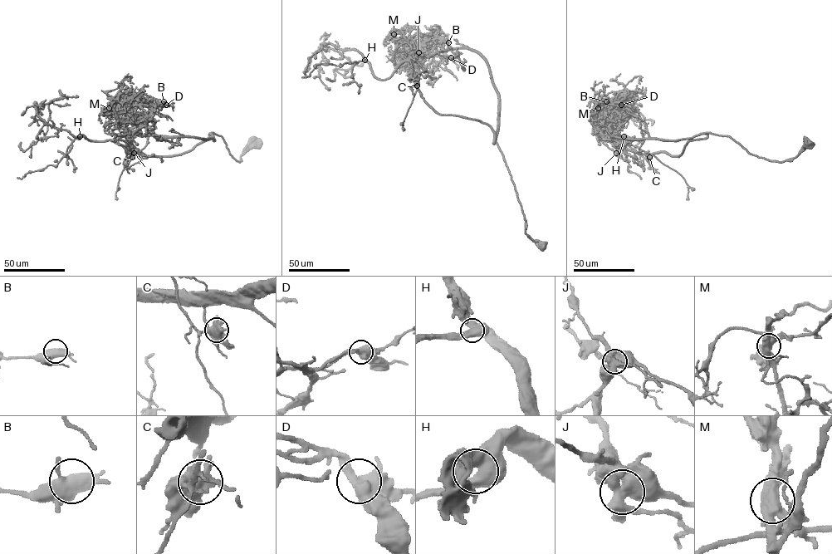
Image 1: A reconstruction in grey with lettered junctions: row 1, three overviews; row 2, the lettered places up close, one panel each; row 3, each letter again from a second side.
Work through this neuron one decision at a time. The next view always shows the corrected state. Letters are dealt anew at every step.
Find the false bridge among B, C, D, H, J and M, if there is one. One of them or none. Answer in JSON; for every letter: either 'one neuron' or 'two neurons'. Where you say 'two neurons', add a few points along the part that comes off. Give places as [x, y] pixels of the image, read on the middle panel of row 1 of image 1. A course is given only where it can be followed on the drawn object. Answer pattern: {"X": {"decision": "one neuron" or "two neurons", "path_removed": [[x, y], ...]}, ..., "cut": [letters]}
{"B": {"decision": "one neuron"}, "C": {"decision": "one neuron"}, "D": {"decision": "one neuron"}, "H": {"decision": "one neuron"}, "J": {"decision": "one neuron"}, "M": {"decision": "two neurons", "path_removed": [[393, 34], [398, 50], [415, 61], [412, 53]]}, "cut": ["M"]}

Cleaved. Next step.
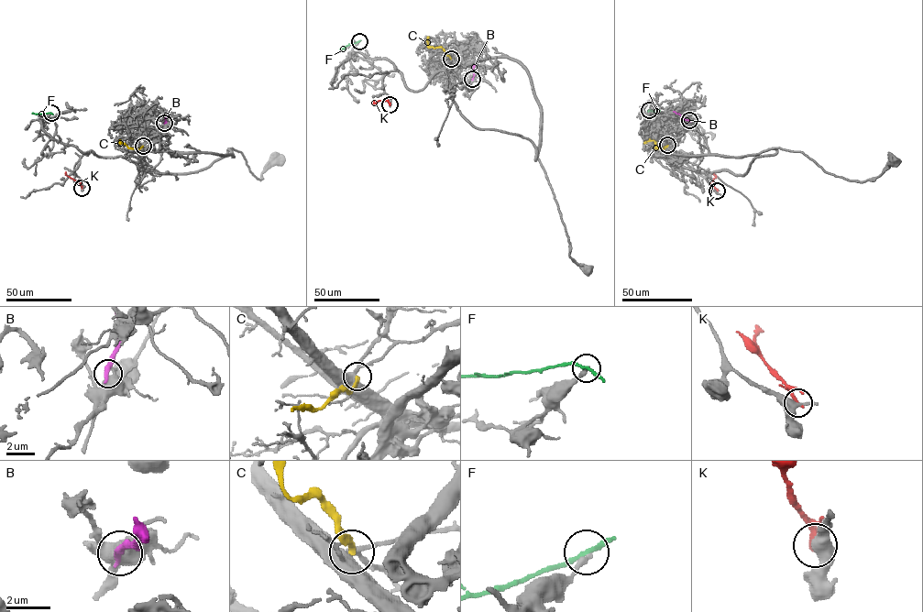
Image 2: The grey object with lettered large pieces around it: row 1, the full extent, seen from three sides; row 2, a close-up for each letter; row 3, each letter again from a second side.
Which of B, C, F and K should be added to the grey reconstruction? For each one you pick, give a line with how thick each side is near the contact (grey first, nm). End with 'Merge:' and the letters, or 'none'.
Merge: none

